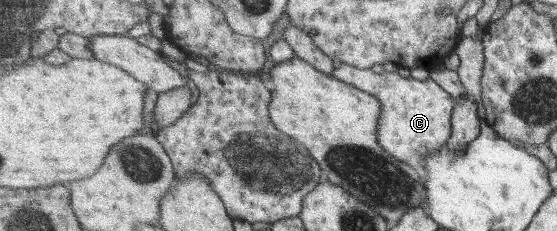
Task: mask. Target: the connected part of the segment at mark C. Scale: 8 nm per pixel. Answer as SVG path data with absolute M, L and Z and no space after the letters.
M347 63L336 67L333 75L380 99L384 105L378 127L380 143L402 162L422 171L426 167L428 153L438 151L452 138L452 119L457 101L437 81L429 77L418 81L411 77L401 77L397 72L375 73L369 68L357 68Z

